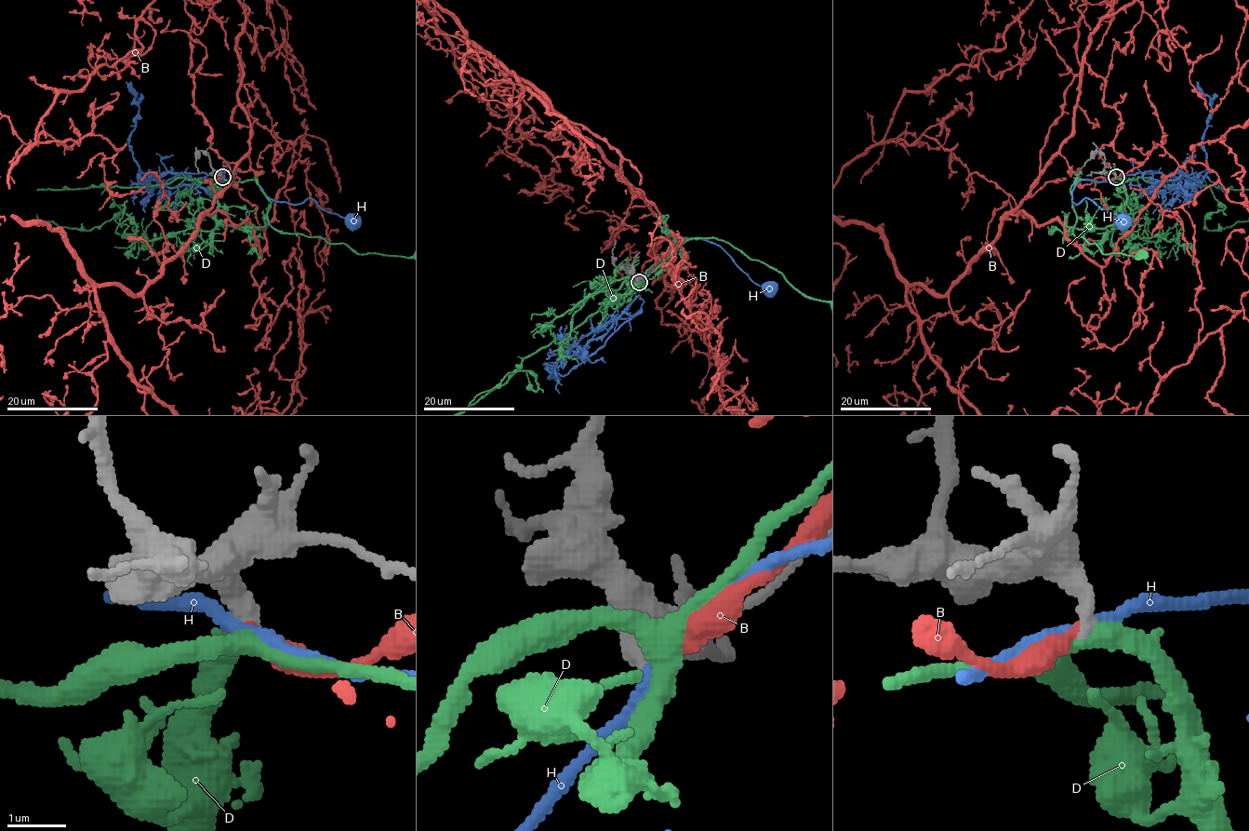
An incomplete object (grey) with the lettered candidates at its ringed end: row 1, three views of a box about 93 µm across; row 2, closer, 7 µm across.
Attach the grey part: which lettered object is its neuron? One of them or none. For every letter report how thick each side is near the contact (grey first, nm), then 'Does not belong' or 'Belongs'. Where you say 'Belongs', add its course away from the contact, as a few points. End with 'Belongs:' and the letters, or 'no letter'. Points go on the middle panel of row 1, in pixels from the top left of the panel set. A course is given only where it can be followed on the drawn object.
B: Thickness 320 nm (grey) against 260 nm. Does not belong
D: Thickness 320 nm (grey) against 320 nm. Does not belong
H: Thickness 380 nm (grey) against 200 nm. Does not belong
Belongs: no letter

